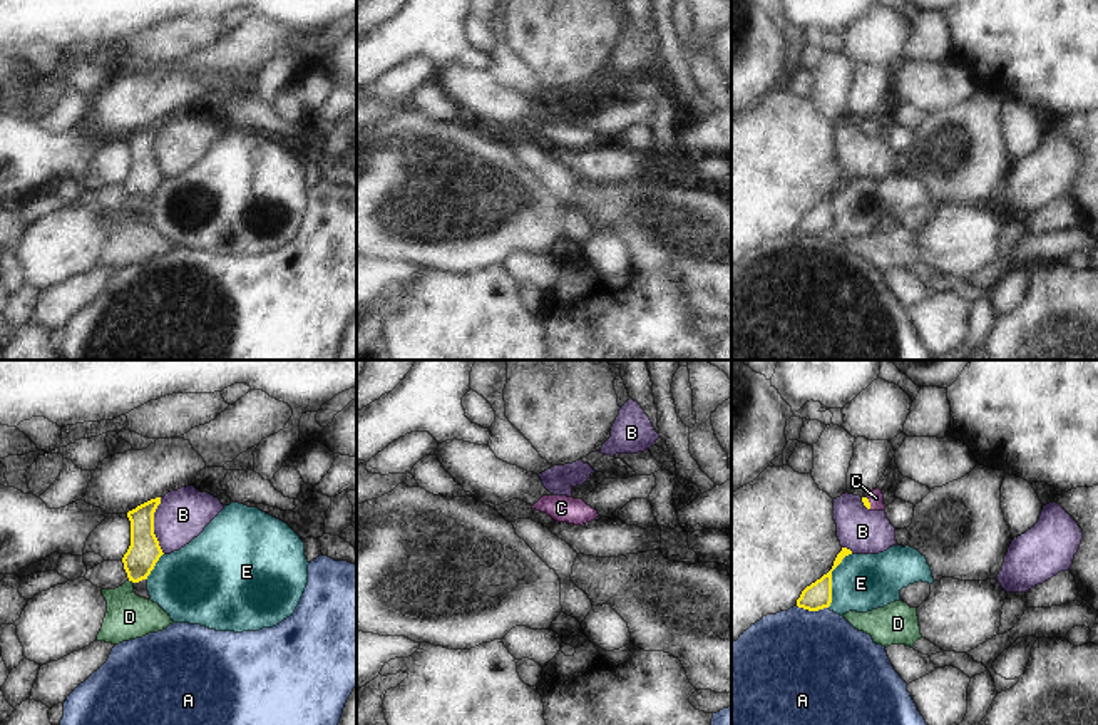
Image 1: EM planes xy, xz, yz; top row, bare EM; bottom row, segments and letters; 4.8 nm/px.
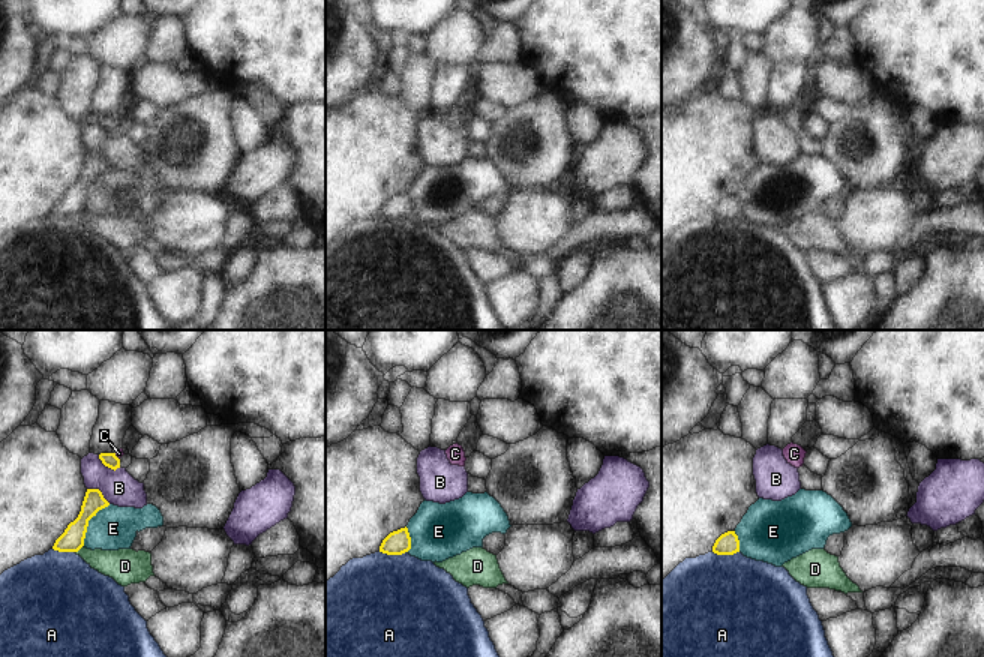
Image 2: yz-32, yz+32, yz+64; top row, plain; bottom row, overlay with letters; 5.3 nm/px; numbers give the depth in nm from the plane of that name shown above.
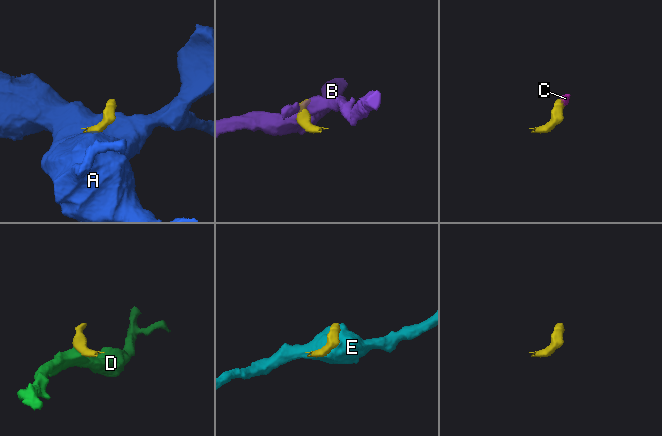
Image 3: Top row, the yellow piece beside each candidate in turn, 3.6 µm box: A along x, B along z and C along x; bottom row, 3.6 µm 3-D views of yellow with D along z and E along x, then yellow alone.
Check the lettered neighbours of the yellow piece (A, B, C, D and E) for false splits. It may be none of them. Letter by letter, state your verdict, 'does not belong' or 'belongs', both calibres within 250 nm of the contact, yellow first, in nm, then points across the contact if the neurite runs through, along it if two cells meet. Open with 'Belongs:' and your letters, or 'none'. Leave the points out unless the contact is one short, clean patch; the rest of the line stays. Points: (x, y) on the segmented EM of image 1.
Belongs: C
A: does not belong | 130/500 nm | along yz (797, 605), (807, 610), (827, 608)
B: does not belong | 160/240 nm | along xy (159, 498), (154, 513), (154, 536), (164, 553)
C: belongs | 30/80 nm | across yz (864, 499), (869, 503), (876, 498)
D: does not belong | 160/220 nm | along xy (129, 580), (133, 583)
E: does not belong | 130/280 nm

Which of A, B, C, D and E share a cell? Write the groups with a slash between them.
A / B / C / D / E

